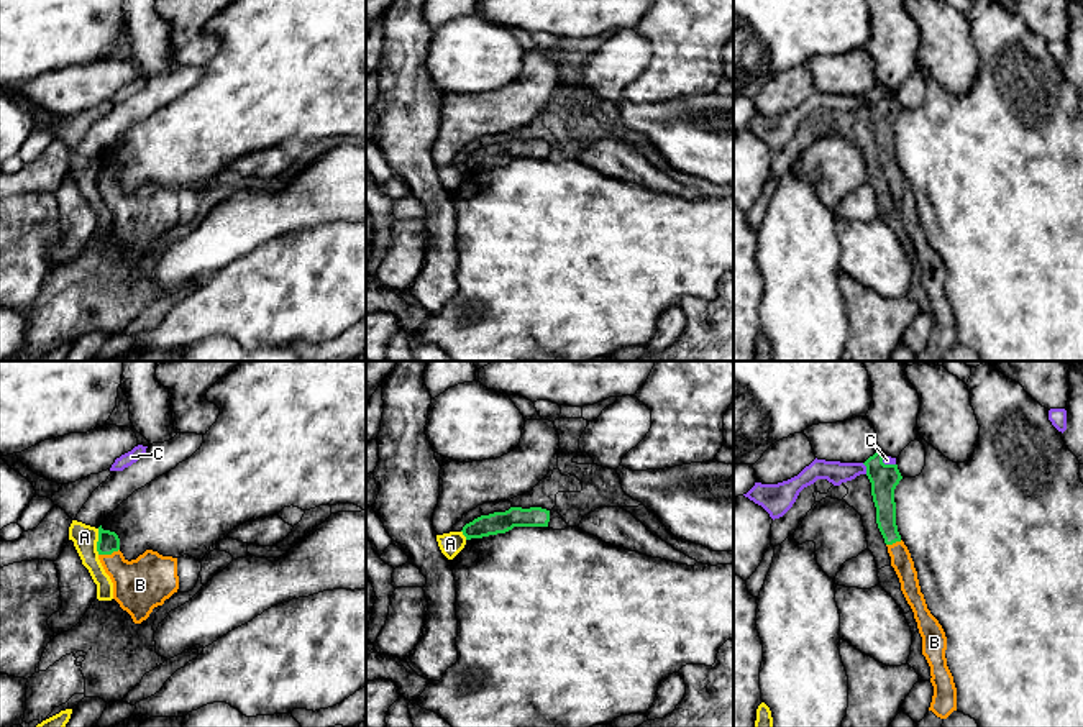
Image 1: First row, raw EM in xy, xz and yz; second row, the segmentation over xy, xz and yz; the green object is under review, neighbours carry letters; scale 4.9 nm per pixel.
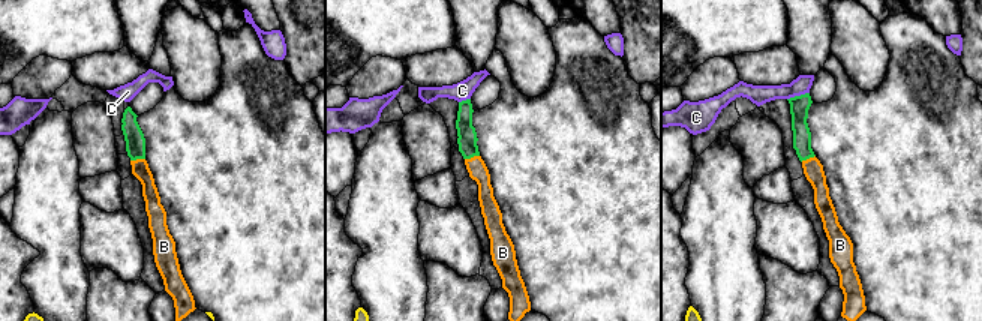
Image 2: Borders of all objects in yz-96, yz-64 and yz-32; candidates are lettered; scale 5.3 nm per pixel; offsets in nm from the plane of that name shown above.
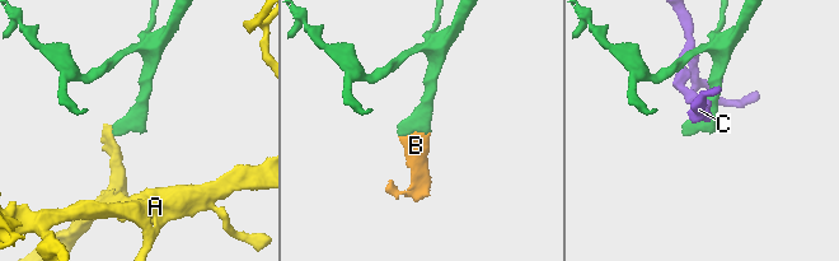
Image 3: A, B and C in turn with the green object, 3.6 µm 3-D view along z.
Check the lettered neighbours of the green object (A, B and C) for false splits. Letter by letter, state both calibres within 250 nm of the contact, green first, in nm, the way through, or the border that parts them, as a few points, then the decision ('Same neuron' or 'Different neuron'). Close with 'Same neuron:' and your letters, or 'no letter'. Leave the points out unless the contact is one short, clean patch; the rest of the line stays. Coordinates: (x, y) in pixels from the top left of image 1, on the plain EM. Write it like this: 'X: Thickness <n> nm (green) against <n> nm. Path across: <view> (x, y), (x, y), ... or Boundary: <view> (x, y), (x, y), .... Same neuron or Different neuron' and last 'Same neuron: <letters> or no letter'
A: Thickness 110 nm (green) against 120 nm. Boundary: xy (99, 161), (97, 186). Different neuron
B: Thickness 110 nm (green) against 260 nm. Path across: xy (109, 174), (109, 186), (140, 217). Same neuron
C: Thickness 140 nm (green) against 110 nm. Boundary: yz (862, 96), (867, 105). Different neuron
Same neuron: B

